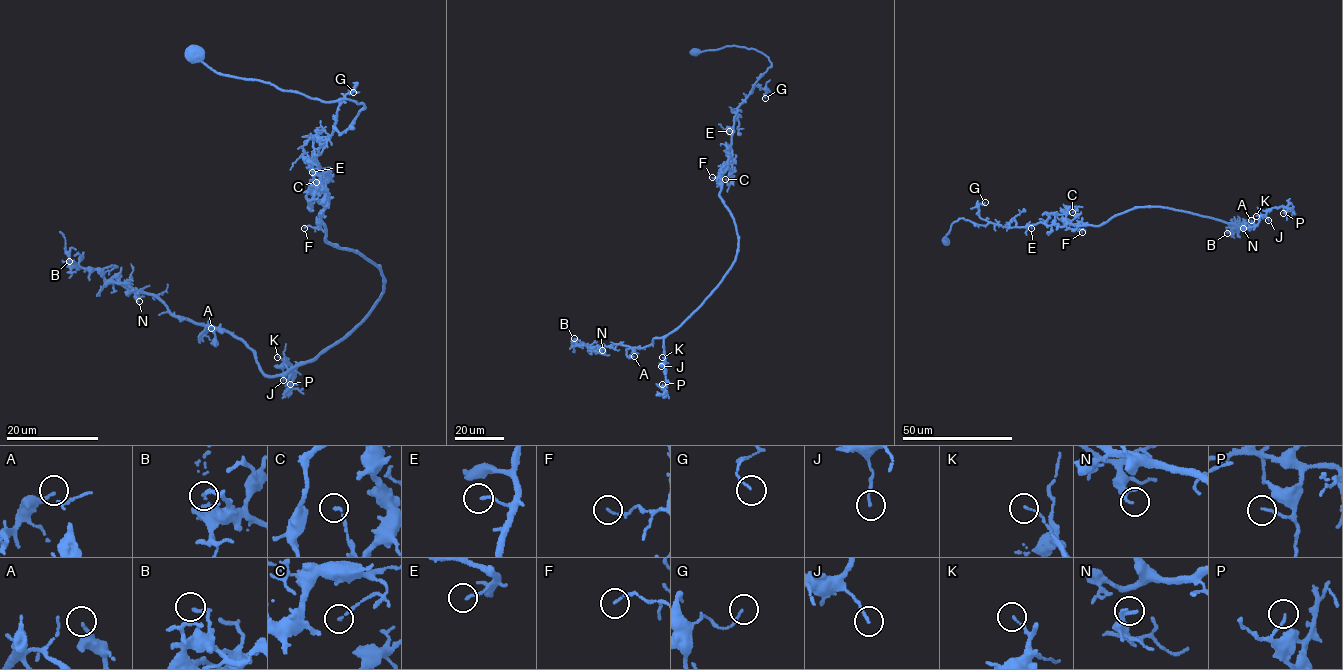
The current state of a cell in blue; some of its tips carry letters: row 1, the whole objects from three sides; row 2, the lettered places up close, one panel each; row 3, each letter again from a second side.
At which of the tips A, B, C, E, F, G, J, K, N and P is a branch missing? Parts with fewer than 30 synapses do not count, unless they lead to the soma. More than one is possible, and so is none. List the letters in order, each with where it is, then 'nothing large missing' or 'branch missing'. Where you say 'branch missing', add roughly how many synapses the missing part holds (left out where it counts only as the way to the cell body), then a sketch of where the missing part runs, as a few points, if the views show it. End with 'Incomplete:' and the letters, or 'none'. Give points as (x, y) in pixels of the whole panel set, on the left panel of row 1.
A: at (211, 328); nothing large missing
B: at (69, 261); nothing large missing
C: at (316, 182); nothing large missing
E: at (312, 172); nothing large missing
F: at (304, 228); nothing large missing
G: at (353, 92); nothing large missing
J: at (283, 380); nothing large missing
K: at (277, 357); nothing large missing
N: at (139, 301); nothing large missing
P: at (290, 384); nothing large missing
Incomplete: none

